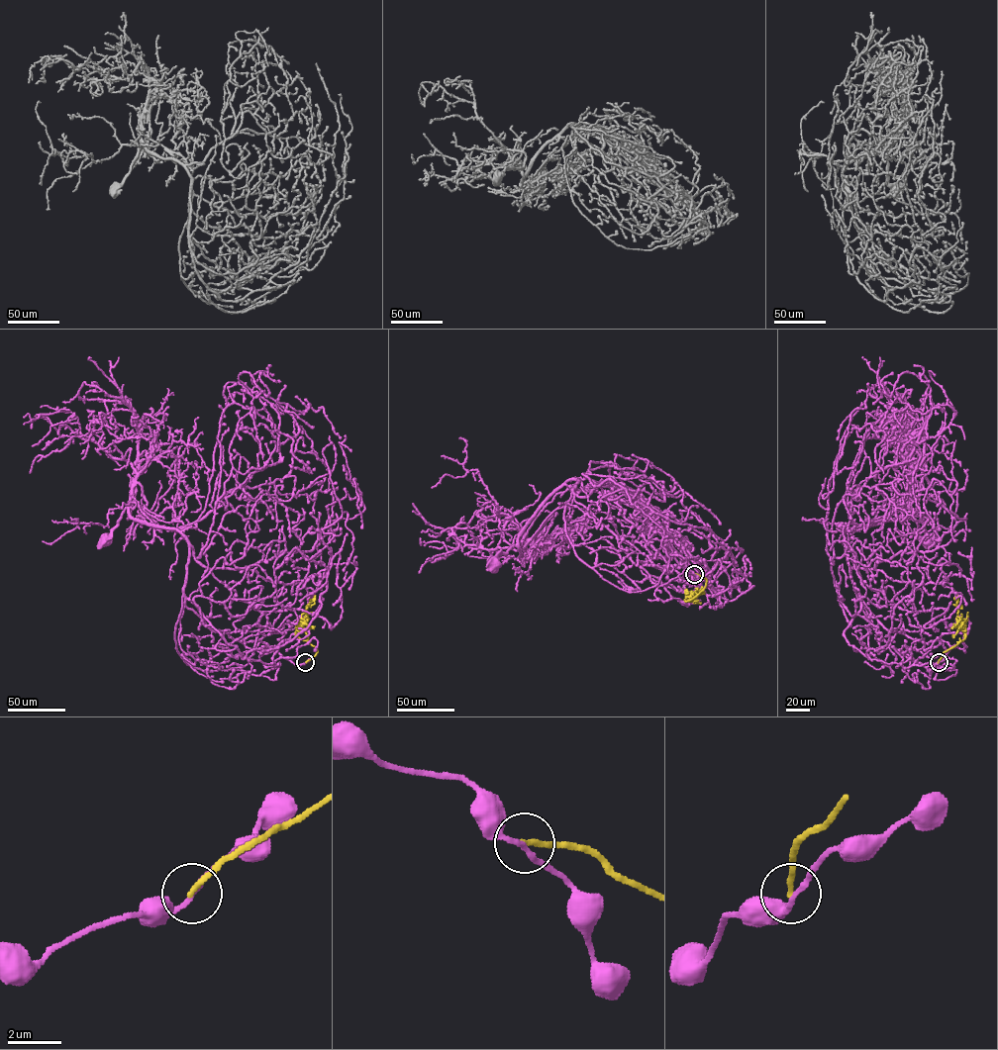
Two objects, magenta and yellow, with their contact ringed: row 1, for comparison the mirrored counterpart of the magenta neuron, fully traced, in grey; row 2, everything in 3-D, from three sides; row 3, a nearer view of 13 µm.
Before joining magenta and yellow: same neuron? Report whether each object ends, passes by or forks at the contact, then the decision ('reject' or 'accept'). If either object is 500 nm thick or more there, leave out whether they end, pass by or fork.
magenta passes by; yellow ends; reject

